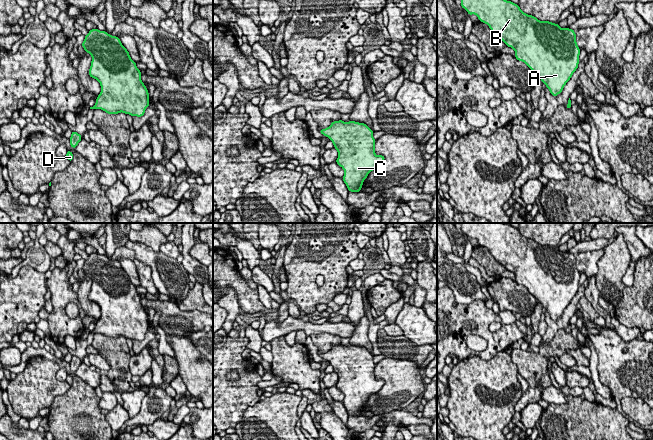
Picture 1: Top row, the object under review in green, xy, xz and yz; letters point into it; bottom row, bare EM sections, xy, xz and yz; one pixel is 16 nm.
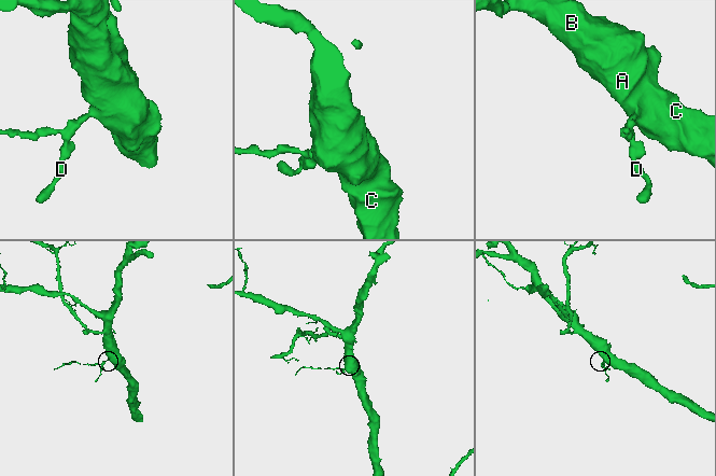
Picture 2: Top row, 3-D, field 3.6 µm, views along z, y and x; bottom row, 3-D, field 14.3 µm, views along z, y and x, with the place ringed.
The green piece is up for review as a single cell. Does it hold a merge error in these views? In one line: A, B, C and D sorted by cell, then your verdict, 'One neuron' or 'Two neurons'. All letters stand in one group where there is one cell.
Groups: A B C D. One neuron

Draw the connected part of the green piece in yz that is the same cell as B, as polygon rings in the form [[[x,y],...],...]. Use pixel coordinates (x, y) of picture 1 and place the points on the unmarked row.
[[[460,223],[461,231],[469,239],[475,238],[479,245],[486,247],[493,258],[515,275],[515,282],[523,285],[542,307],[556,321],[560,318],[578,292],[580,273],[575,255],[561,252],[549,245],[539,245],[536,241],[521,235],[518,228],[505,223]]]

